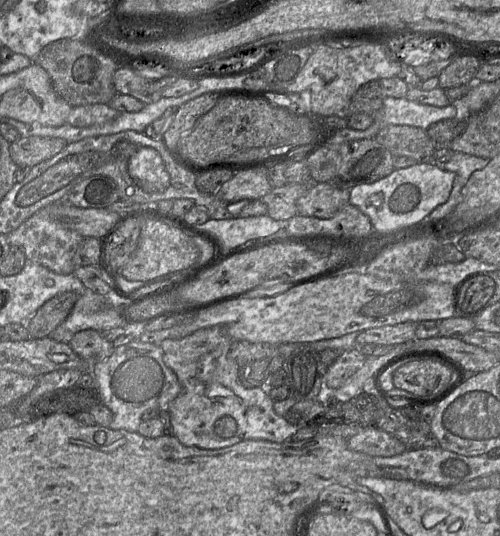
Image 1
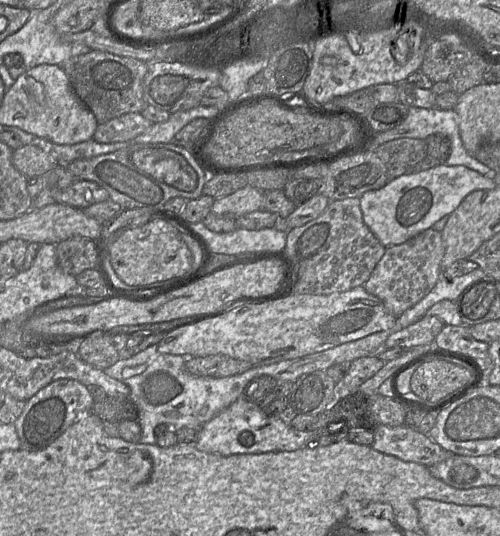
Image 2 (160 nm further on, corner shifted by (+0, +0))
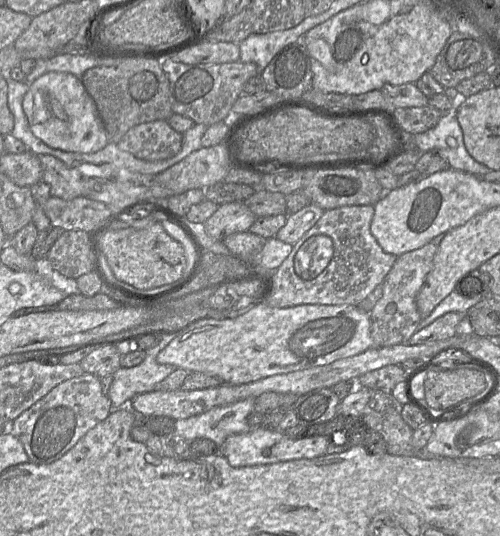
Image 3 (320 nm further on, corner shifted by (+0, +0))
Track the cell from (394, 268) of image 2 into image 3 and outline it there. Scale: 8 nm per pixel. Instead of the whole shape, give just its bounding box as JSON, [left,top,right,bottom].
[369,243,437,347]

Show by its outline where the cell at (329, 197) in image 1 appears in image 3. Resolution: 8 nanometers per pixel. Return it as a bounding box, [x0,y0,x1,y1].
[276,204,325,245]

